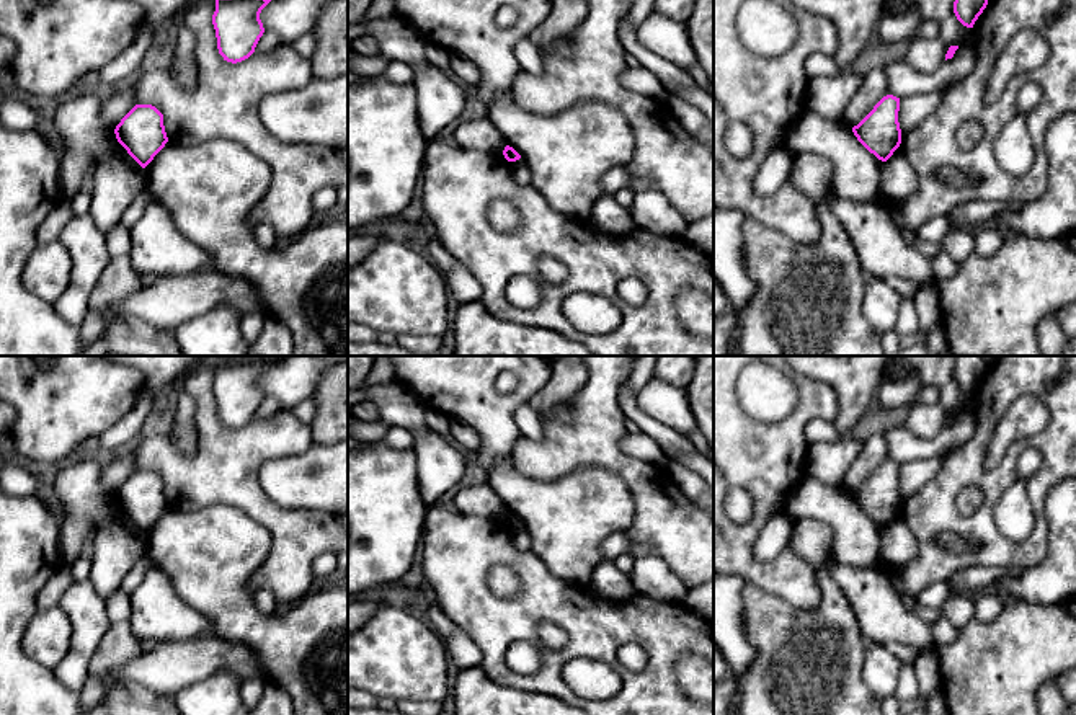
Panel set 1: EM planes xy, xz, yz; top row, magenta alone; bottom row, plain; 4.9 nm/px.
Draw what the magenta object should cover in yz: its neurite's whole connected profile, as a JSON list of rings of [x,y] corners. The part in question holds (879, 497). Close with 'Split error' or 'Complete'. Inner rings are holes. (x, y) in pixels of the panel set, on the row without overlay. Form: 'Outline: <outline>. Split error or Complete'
Outline: [[[887,460],[852,493],[857,506],[882,527],[887,527],[901,509],[898,477],[900,464]]]. Complete

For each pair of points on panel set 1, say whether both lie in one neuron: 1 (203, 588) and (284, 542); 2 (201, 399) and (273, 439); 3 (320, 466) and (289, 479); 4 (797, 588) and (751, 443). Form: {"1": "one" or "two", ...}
{"1": "two", "2": "one", "3": "one", "4": "one"}

